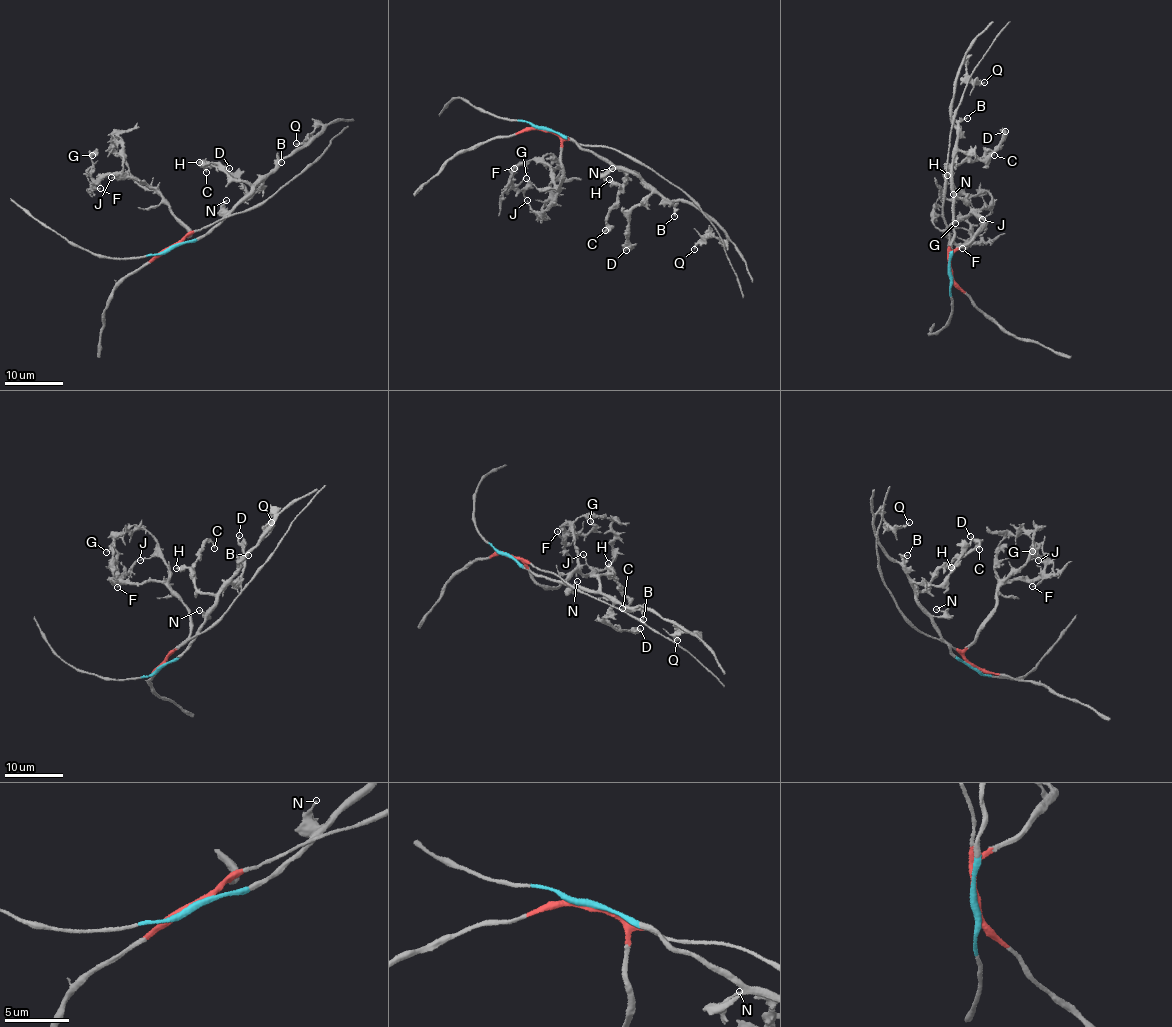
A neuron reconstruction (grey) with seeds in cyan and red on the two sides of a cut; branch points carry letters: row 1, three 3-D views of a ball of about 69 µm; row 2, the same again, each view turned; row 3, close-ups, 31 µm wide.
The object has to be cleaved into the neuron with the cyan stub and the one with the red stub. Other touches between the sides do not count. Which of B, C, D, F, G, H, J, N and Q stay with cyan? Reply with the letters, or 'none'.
B, C, D, H, N, Q

